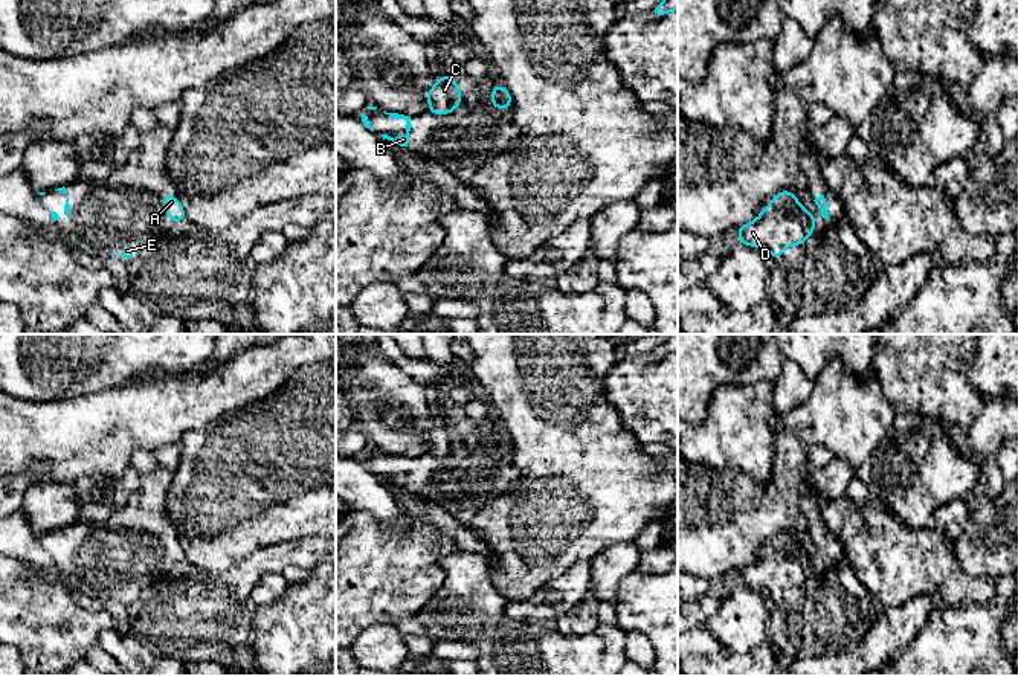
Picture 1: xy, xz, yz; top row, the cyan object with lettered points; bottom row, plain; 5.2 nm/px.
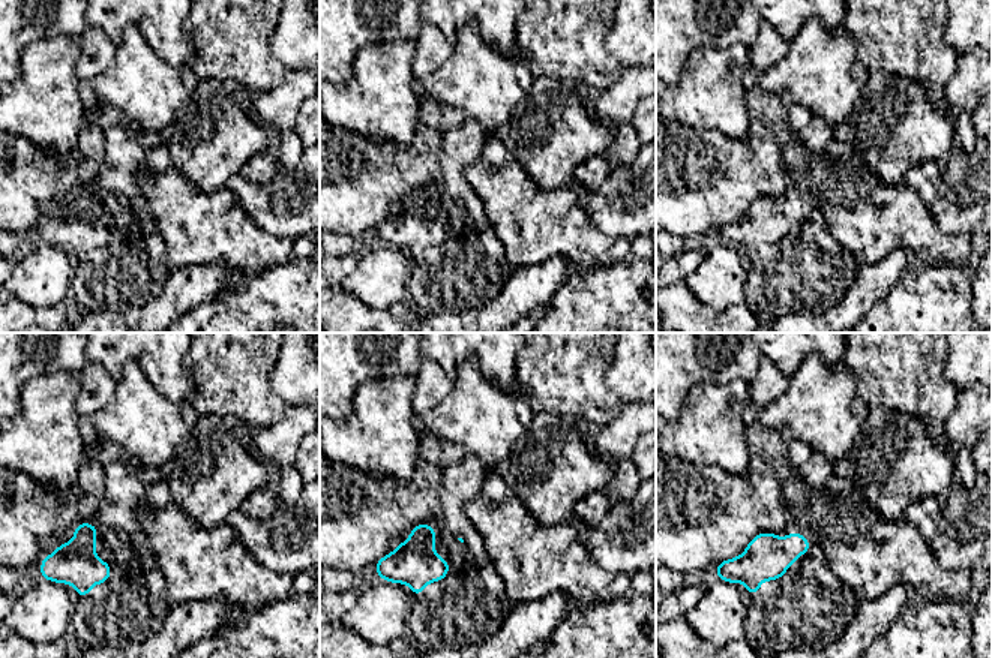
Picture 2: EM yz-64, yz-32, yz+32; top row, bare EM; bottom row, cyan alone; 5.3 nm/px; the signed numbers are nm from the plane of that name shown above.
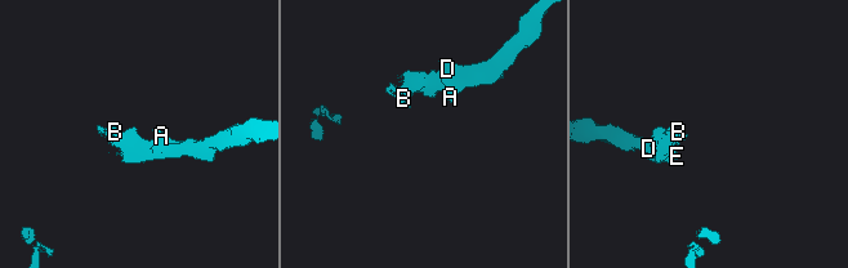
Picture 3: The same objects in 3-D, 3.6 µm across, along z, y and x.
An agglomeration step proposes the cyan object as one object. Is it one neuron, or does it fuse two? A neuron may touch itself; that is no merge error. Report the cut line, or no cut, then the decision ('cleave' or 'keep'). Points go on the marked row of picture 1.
no cut | keep

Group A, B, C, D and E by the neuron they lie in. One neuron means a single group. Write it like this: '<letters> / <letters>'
A B C D E

